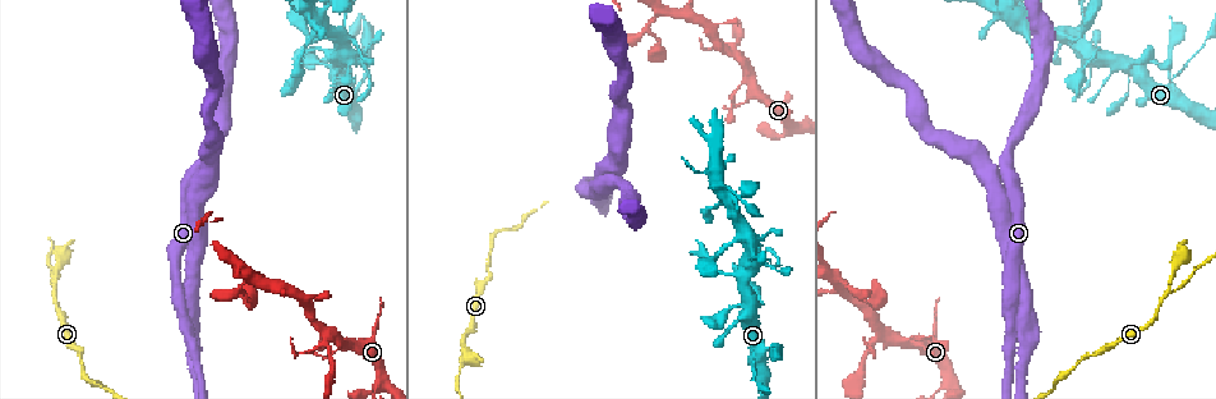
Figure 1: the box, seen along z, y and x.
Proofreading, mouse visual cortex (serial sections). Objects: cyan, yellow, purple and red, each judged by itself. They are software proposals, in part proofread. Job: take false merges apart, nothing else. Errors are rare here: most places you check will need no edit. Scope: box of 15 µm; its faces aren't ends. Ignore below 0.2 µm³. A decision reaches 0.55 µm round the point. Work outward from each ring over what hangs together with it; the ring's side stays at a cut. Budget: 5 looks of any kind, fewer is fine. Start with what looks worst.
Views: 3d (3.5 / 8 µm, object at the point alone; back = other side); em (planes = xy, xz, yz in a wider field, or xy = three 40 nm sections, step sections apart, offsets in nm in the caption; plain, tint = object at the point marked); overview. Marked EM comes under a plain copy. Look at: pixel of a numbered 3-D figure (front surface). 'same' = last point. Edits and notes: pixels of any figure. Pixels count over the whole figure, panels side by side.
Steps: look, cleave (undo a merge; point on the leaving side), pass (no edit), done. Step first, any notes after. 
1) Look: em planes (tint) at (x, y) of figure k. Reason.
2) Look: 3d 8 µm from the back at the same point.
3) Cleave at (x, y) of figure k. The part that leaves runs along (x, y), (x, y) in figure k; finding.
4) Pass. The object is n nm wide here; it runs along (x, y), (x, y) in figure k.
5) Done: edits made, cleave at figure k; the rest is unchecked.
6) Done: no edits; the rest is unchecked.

Look: 3d 3.5 µm at (1020, 297) of figure 1. Sharp bend.

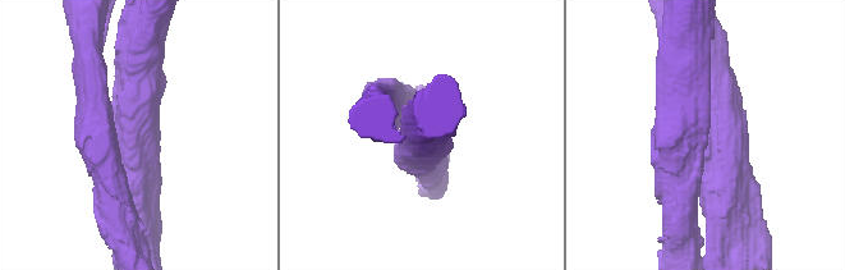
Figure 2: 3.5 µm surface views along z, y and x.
Look: em xy step 5 (tint) at (123, 142) of figure 2. 4 arms meet here; the arms are 400, 400, 450, 500 nm wide.

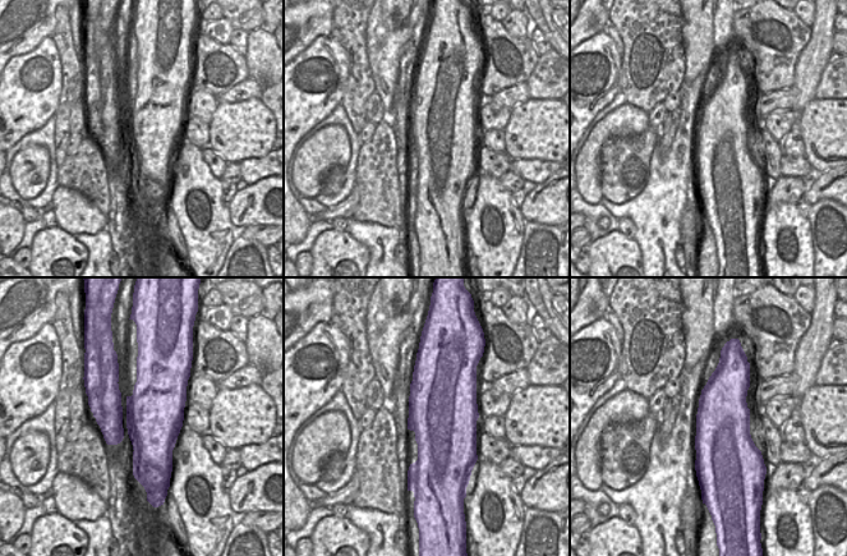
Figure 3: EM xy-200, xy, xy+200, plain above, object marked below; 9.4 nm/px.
Pass. All the same cell.

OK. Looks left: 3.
Look: 3d 3.5 µm at (1167, 291) of figure 1. Side arm on a straight run.

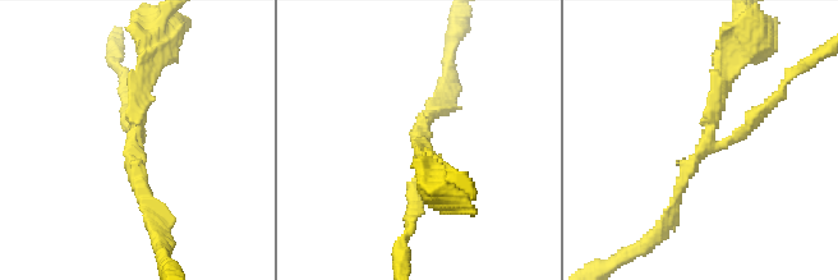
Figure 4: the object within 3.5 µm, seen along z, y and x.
Look: em xy step 5 (tint) at (139, 148) of figure 4. 3 arms meet here; the arms are 150, 150, 200 nm wide.

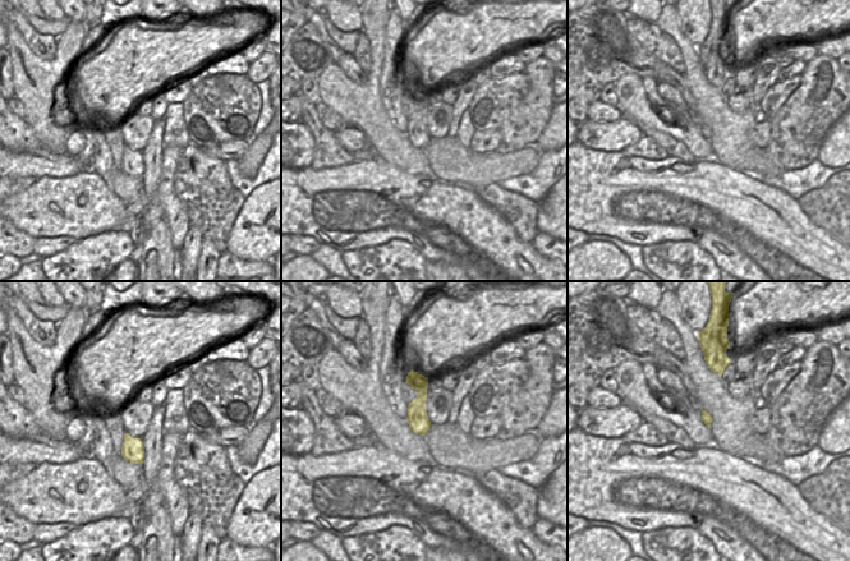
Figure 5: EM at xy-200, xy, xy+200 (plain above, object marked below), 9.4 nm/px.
Pass. The object is 190 nm wide here; it runs along (412, 375), (421, 386), (422, 432) in figure 5; continuous, no second cell.

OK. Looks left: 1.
Done: no edits; the rest is unchecked.

